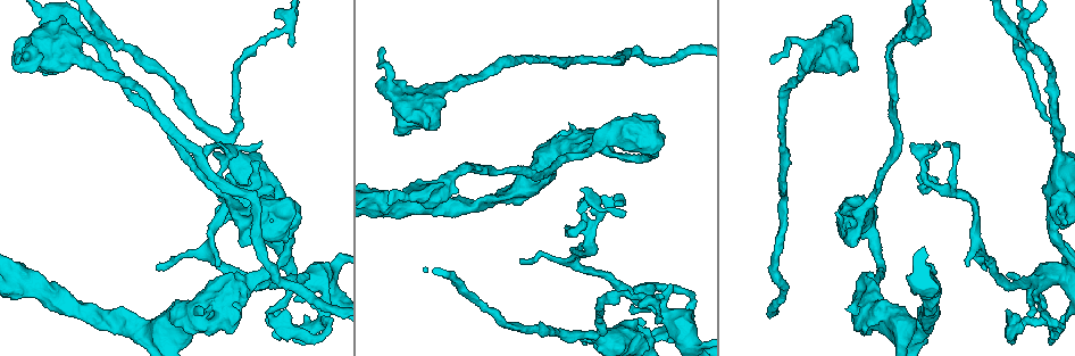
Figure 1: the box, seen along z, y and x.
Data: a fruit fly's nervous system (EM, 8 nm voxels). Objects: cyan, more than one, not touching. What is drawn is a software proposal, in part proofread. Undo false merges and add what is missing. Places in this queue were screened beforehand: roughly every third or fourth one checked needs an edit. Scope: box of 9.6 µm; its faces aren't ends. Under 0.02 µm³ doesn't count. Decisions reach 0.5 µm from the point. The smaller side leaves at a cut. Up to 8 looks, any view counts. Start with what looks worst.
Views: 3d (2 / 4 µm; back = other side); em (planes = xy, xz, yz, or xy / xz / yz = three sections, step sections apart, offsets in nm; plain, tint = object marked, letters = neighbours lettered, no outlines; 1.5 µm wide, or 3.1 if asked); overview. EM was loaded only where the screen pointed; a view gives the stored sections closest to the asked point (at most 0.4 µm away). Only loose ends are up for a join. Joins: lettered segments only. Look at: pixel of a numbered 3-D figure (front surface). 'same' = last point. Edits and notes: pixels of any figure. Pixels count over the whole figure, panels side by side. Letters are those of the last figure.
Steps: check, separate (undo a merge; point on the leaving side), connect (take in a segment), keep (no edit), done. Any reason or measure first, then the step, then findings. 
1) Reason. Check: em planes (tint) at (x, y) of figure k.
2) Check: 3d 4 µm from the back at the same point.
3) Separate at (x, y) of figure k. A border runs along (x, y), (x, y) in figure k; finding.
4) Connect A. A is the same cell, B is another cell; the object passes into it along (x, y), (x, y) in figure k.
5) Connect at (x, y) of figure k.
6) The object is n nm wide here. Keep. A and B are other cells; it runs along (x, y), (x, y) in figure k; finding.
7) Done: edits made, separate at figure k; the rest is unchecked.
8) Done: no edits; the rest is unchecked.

An open end. Check: 3d 2 µm at (927, 161) of figure 1.

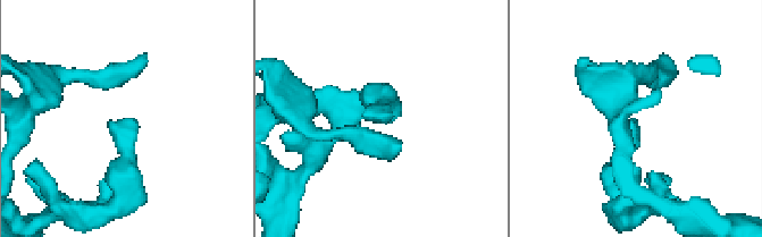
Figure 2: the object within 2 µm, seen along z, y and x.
Check: em xz step 8 (letters) at (382, 113) of figure 2.

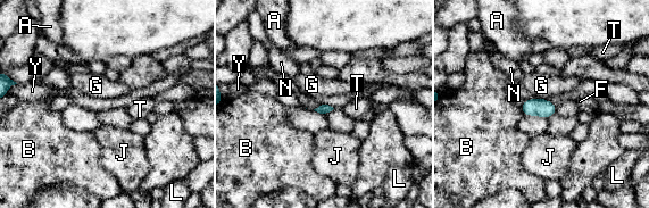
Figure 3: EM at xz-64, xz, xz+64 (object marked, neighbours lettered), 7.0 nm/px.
Check: em planes (letters) at the same point.

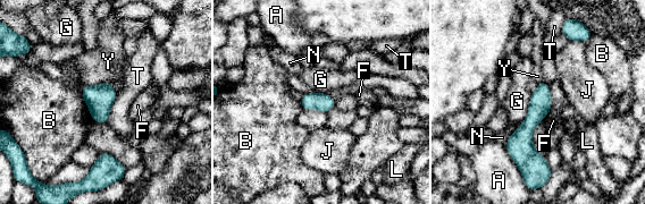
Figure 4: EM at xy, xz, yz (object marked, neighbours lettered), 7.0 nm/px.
Keep. A, B, F, G, J, L, N, T and Y are other cells; none of them fits.

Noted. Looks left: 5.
Branch stops here. Check: 3d 2 µm at (522, 263) of figure 1.

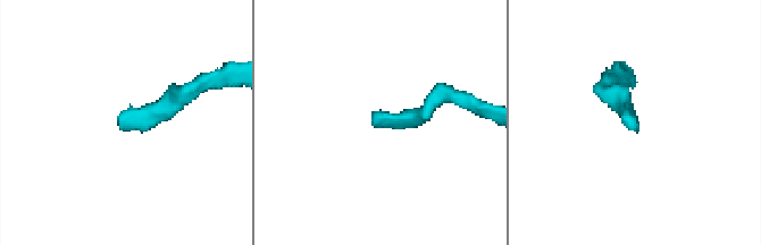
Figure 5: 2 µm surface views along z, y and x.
Check: em yz step 8 (tint) at (631, 121) of figure 5.

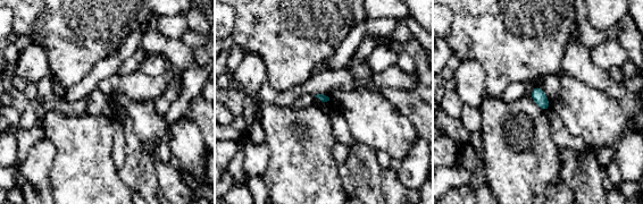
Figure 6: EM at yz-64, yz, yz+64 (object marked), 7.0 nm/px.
Check: em planes (letters) at the same point.

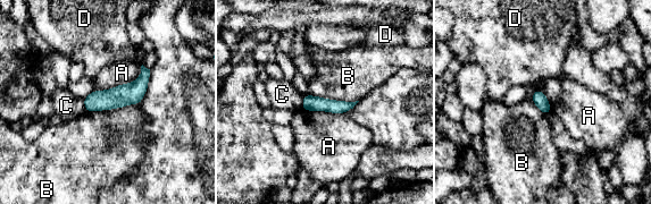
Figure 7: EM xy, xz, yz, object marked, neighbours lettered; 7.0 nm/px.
The object is 90 nm wide here. Keep. A, B, C and D are other cells; a border runs along (138, 103), (85, 111) in figure 7; no lettered segment goes on from it.

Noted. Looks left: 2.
Abrupt turn. Check: 3d 2 µm at (391, 76) of figure 1.

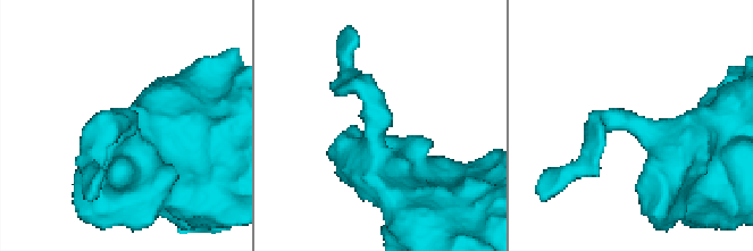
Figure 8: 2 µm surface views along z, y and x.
Now the EM. Check: em planes (letters) at (634, 126) of figure 8.

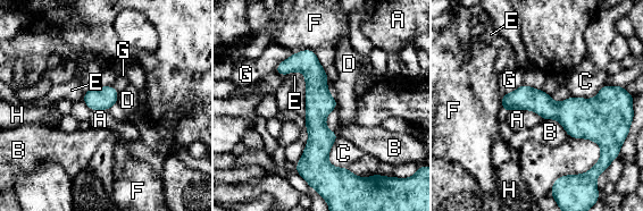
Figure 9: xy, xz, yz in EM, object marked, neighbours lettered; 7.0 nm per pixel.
The object is 160 nm wide here. Keep. A, B, C, D, E, F, G and H are other cells; one cell here.

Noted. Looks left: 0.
Done: no edits; the rest is unchecked.

